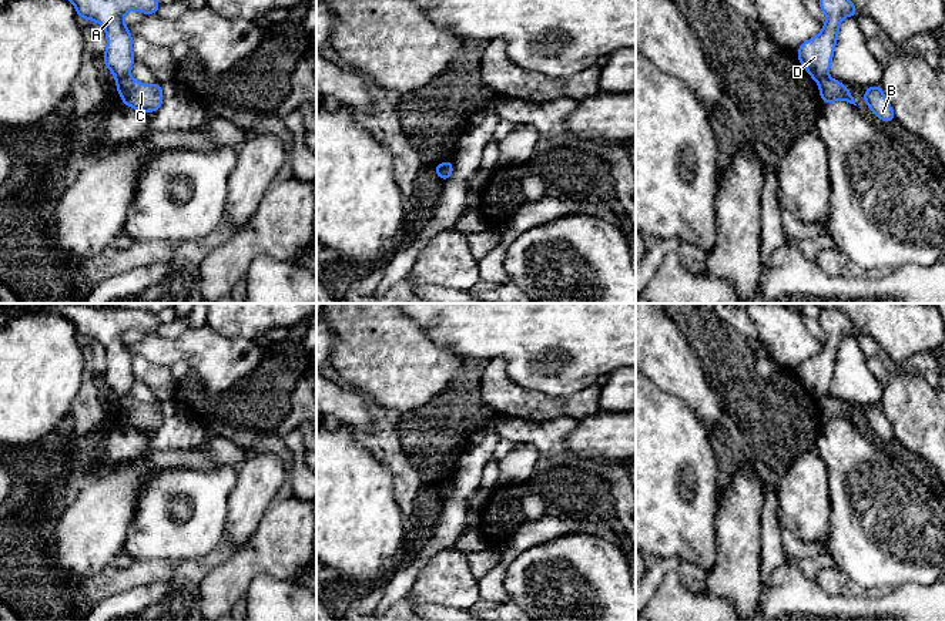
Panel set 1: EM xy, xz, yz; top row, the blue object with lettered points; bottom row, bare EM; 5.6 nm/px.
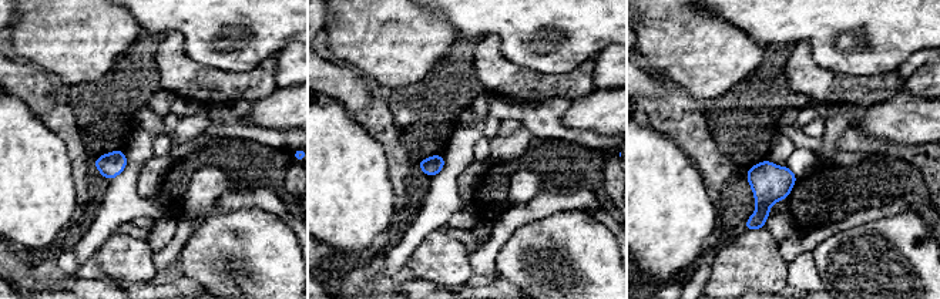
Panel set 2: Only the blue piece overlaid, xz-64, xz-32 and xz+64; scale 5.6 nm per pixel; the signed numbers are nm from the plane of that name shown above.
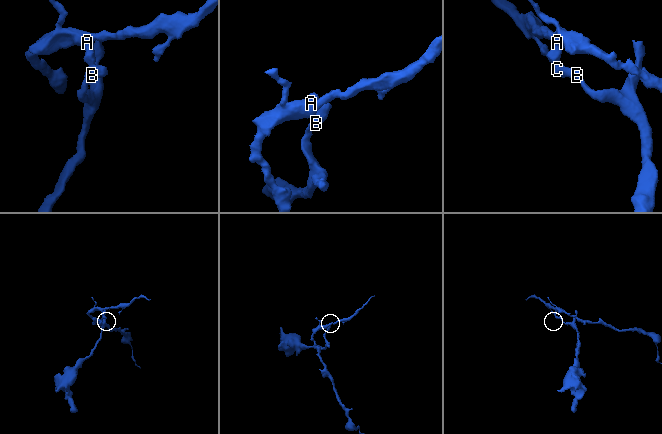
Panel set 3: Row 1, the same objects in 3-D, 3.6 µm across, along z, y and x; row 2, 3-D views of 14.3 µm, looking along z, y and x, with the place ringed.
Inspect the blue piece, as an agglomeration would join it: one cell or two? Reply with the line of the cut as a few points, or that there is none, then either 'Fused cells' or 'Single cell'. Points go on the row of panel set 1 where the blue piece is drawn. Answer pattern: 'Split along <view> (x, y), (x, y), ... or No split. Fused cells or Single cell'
Split along xz (452, 165), (438, 174). Fused cells

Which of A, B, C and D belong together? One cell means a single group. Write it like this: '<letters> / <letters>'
A D / B C

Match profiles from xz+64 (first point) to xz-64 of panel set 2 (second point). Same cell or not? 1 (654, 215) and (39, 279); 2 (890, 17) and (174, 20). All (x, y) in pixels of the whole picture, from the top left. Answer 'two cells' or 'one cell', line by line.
1: two cells
2: one cell

